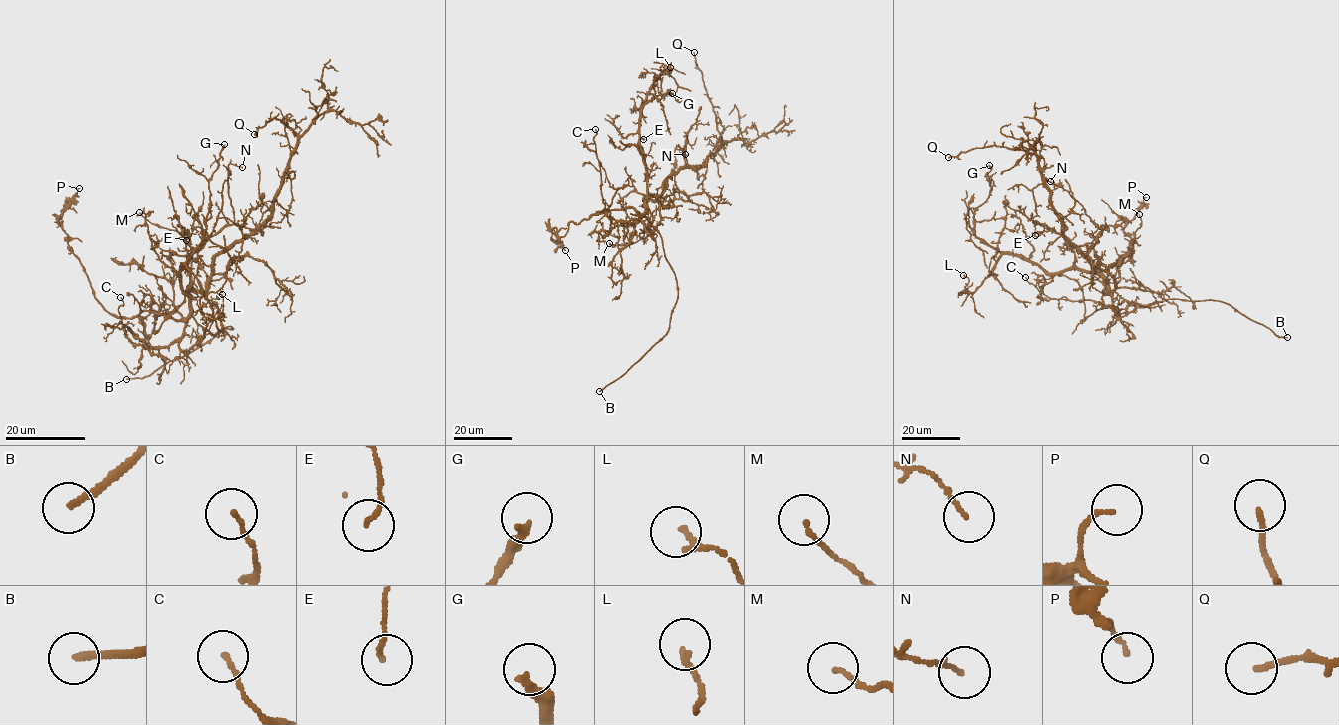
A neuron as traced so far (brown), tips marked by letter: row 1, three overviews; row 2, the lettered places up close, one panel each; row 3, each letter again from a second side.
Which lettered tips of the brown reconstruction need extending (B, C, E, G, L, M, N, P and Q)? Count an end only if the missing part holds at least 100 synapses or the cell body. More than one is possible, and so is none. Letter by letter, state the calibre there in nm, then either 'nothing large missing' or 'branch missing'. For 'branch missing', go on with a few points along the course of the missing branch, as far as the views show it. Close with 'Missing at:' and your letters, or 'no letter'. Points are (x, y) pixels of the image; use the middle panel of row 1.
B: calibre 200 nm; branch missing
C: calibre 120 nm; nothing large missing
E: calibre 120 nm; nothing large missing
G: calibre 280 nm; nothing large missing
L: calibre 150 nm; nothing large missing
M: calibre 110 nm; nothing large missing
N: calibre 100 nm; nothing large missing
P: calibre 140 nm; nothing large missing
Q: calibre 160 nm; nothing large missing
Missing at: B

